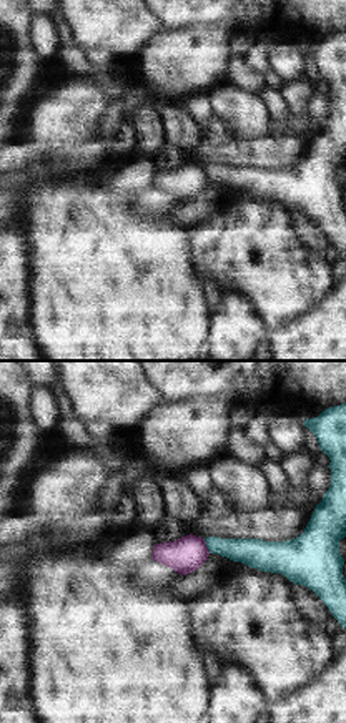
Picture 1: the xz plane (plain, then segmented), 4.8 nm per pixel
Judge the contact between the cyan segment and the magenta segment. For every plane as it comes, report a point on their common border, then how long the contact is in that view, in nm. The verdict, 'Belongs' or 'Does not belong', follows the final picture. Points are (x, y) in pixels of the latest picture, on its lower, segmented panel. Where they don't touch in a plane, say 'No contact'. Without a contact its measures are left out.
Touches cyan at (207, 545). Shared border 80 nm

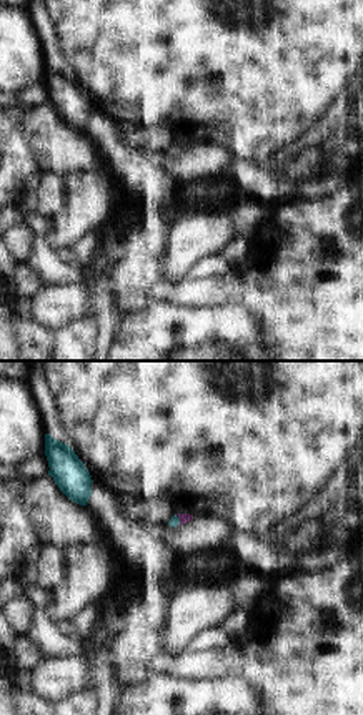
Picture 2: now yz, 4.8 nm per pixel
Touches cyan at (179, 519). Shared border 60 nm

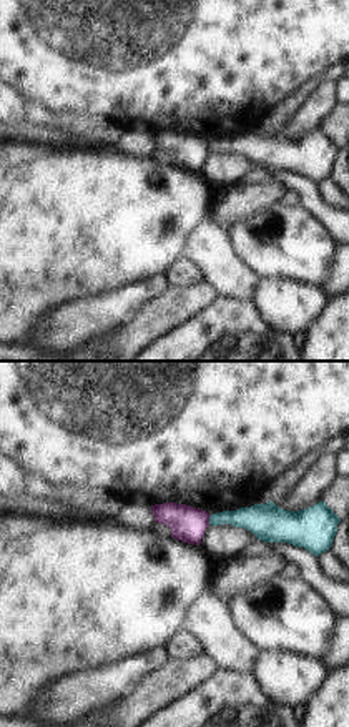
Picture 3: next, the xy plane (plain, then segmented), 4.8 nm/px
Touches cyan at (210, 519). Shared border 50 nm

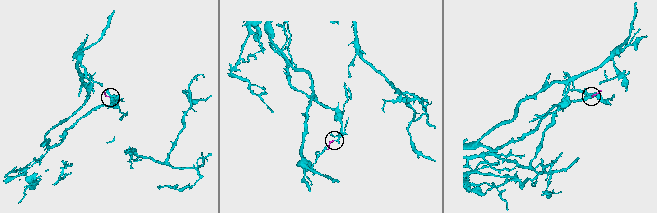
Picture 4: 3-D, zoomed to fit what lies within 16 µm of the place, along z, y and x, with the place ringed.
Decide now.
Does not belong

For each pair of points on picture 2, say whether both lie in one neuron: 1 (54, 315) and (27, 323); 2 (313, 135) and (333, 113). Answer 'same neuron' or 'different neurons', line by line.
1: different neurons
2: same neuron

